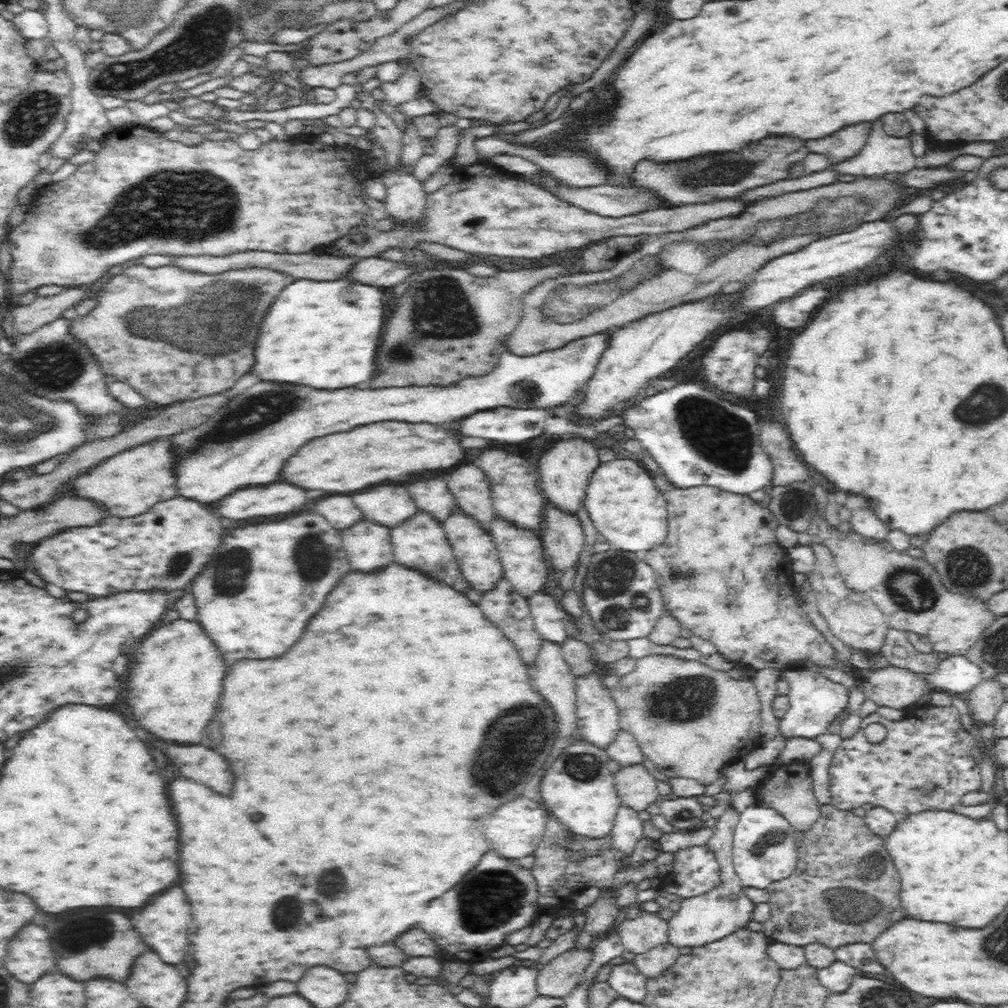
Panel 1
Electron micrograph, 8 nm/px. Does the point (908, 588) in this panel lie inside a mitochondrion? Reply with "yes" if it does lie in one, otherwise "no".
yes

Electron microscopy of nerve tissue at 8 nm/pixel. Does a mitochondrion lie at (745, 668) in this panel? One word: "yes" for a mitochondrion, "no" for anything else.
no

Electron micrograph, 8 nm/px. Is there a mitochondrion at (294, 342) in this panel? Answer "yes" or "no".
no

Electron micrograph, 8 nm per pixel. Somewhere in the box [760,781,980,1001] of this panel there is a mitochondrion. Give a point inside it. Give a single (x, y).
(849, 904)

